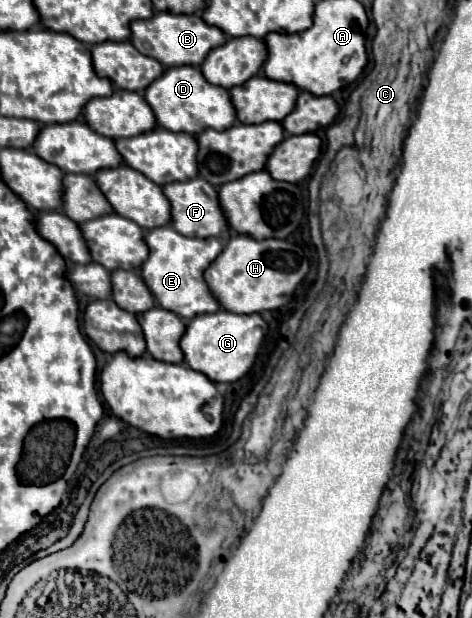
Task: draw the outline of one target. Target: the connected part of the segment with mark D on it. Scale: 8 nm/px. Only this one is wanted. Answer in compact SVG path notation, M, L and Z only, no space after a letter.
M196 66L166 68L166 72L146 88L144 100L154 110L158 126L162 126L170 132L196 134L196 132L202 132L204 128L224 130L236 122L236 112L232 108L228 90L208 84L202 76L200 68L196 68Z

